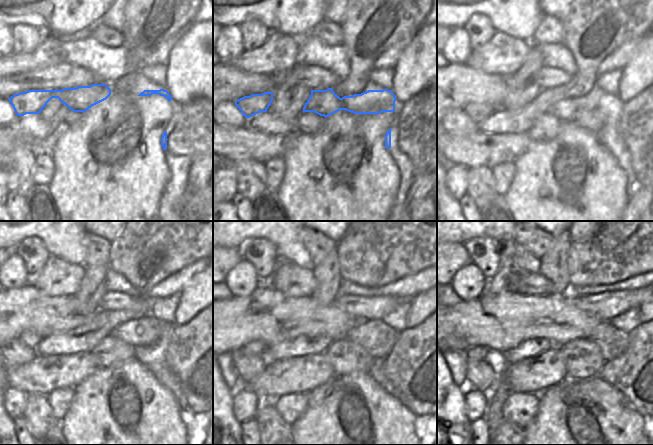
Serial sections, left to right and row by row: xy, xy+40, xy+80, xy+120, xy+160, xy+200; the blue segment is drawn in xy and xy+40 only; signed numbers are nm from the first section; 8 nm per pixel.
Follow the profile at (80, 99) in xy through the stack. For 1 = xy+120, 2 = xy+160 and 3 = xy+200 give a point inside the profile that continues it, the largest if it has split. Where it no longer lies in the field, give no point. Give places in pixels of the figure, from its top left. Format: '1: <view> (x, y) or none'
1: xy+120 (150, 337)
2: xy+160 (378, 338)
3: xy+200 (612, 342)

